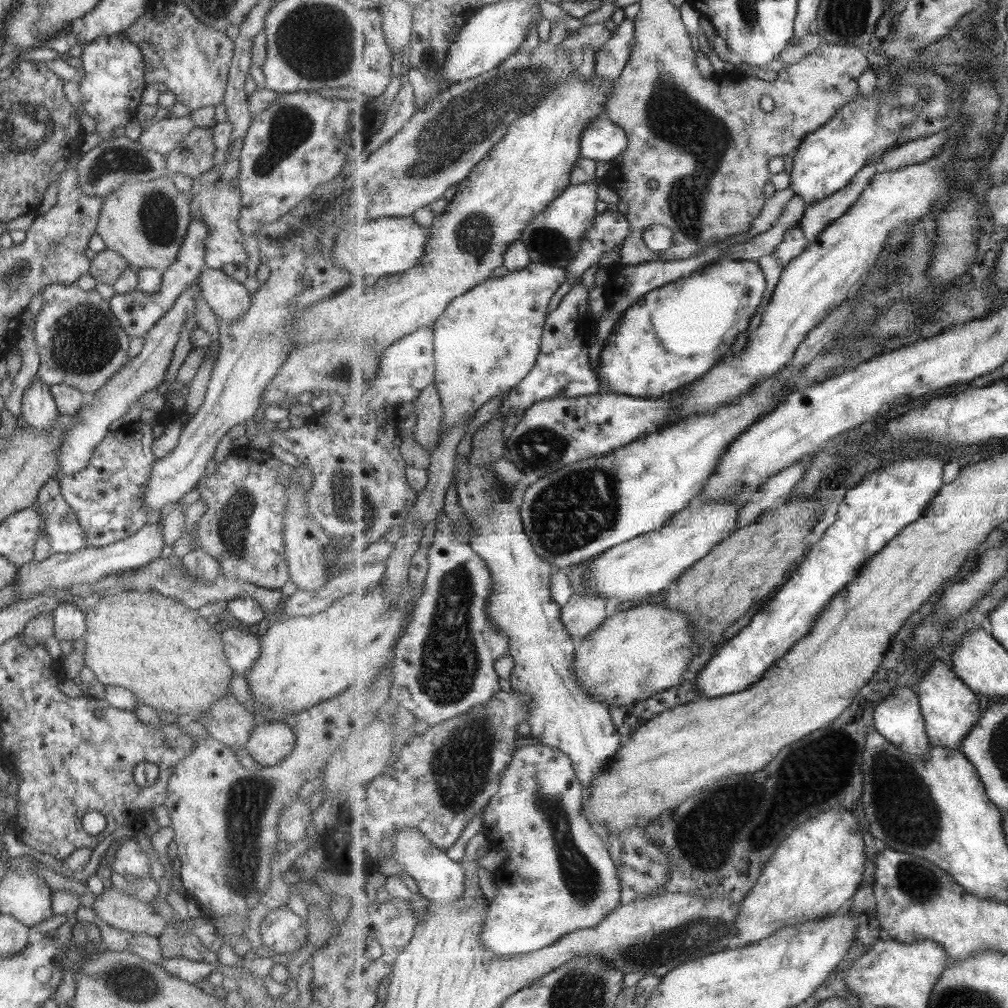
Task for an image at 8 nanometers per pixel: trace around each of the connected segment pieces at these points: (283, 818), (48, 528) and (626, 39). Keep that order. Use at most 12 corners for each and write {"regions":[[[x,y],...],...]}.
{"regions":[[[296,800],[278,818],[278,838],[294,844],[310,824],[308,804]],[[49,479],[39,490],[43,538],[53,553],[87,548],[75,513]],[[625,19],[596,53],[596,74],[617,80],[632,55],[635,21]]]}

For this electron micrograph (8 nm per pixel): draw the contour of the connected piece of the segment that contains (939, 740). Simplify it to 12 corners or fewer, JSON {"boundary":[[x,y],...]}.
{"boundary":[[938,659],[915,686],[930,742],[962,749],[984,717]]}

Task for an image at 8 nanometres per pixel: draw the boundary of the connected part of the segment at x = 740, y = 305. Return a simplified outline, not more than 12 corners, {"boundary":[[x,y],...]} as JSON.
{"boundary":[[715,259],[645,294],[602,346],[607,392],[657,399],[748,332],[768,282]]}

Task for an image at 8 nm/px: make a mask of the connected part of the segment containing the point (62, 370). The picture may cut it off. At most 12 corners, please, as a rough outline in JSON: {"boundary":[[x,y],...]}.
{"boundary":[[51,283],[37,378],[90,395],[130,358],[109,303]]}

